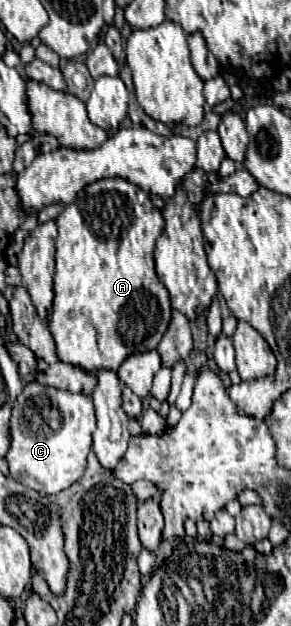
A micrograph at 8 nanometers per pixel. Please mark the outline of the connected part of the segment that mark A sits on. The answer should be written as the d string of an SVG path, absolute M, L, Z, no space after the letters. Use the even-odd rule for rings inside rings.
M119 177L99 179L87 185L77 193L73 203L65 205L57 217L59 235L55 239L55 299L47 317L49 331L57 345L59 361L81 367L89 373L97 373L99 369L117 371L133 351L143 353L157 347L171 319L169 293L165 293L163 283L157 279L153 259L155 241L161 235L163 225L163 215L151 203L147 193Z

